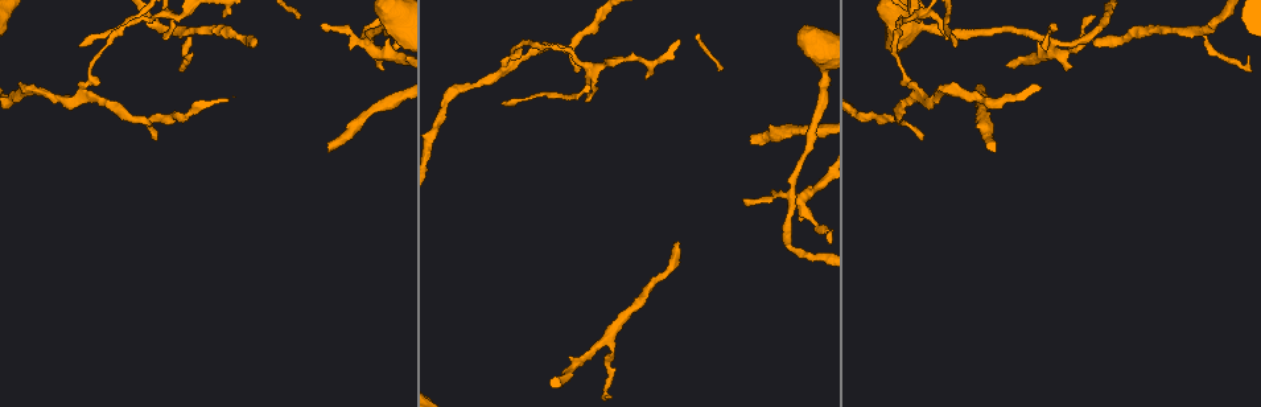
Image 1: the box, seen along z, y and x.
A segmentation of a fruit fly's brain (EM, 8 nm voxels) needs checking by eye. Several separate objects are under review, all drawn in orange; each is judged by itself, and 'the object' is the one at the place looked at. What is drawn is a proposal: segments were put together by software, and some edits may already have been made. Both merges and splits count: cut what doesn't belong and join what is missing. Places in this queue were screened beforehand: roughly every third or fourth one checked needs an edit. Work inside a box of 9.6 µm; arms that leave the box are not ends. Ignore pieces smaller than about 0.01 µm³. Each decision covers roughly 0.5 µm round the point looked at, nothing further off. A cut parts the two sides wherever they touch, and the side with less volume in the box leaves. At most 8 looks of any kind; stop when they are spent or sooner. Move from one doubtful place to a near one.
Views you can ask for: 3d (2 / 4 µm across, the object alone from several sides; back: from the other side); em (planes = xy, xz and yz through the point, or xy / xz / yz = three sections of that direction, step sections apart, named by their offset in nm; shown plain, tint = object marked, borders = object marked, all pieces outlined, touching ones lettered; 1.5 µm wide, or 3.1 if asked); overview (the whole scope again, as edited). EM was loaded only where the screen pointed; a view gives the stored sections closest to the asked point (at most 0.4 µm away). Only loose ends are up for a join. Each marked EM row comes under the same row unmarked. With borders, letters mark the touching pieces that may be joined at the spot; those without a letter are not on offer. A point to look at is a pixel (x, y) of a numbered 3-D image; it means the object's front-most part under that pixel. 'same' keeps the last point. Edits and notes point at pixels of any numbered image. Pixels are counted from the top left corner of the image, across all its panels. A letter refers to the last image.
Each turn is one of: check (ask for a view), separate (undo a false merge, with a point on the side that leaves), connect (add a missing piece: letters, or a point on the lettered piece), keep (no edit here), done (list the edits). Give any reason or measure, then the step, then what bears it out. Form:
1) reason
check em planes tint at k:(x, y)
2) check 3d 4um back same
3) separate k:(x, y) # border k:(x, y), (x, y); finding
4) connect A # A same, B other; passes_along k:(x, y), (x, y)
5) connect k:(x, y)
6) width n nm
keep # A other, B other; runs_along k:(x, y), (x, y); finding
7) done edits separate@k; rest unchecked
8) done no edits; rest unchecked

check 3d 2um at 1:(85, 90)

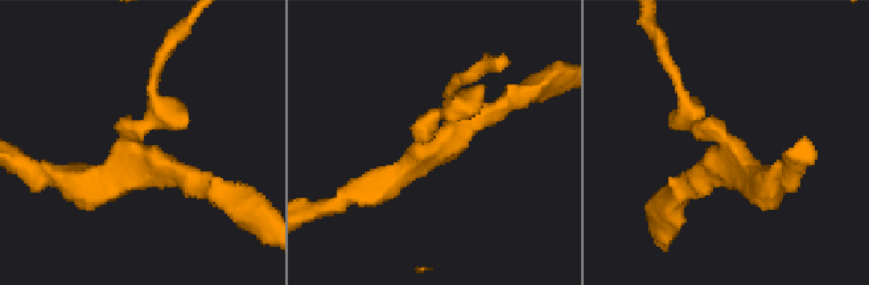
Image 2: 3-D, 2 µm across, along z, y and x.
arms 3; need the tissue
check em xz step 8 tint at 2:(730, 147)

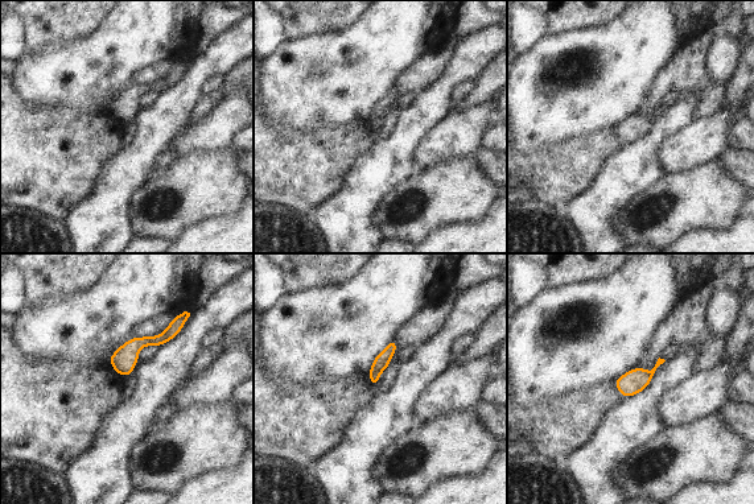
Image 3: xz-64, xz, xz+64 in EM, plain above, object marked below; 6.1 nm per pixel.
cut it another way
check em planes borders same

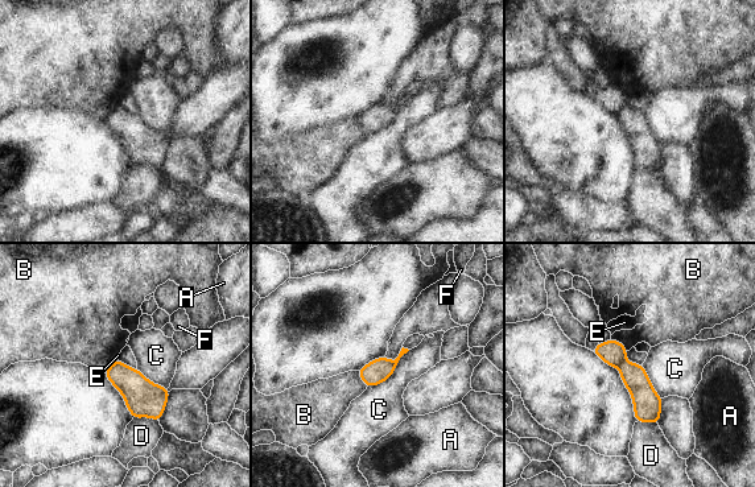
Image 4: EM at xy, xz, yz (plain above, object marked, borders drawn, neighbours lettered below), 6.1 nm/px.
separate 4:(613, 353) # A other, B other, C other, D other, E other, F other; border 4:(624, 360), (618, 367); two neurons meet here

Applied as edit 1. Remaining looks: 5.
tapers out
check 3d 2um back at 1:(156, 138)

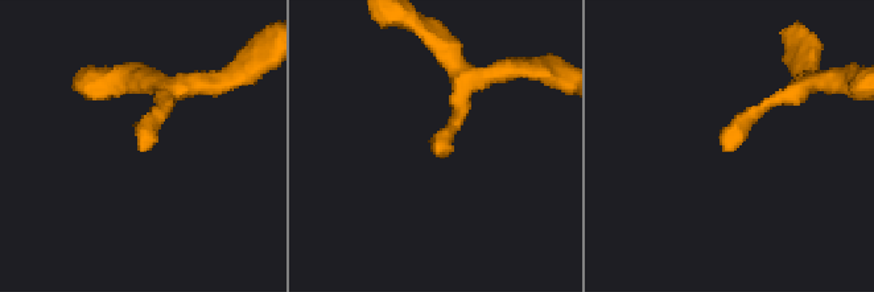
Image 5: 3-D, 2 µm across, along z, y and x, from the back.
shape alone is not enough
check em planes borders at 5:(143, 150)

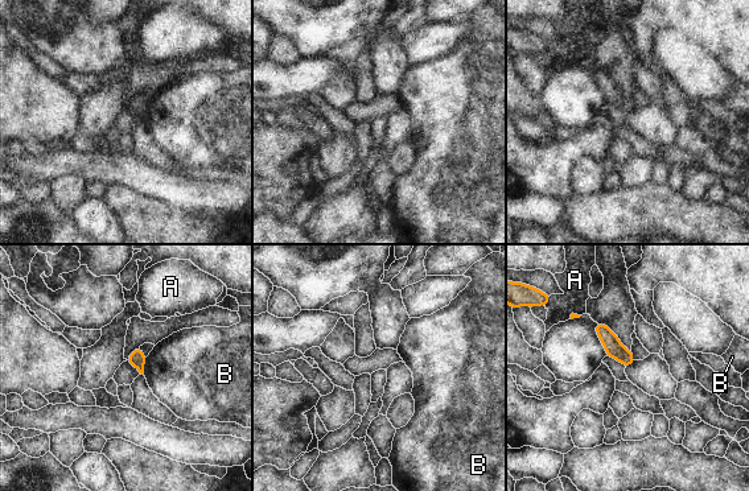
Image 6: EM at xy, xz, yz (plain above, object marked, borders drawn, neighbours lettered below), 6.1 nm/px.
longest_contact B 120 nm
keep # A other, B other; border 6:(147, 357), (142, 374); none of them fits

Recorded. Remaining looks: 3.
sharp bend
check 3d 2um at 1:(1051, 44)

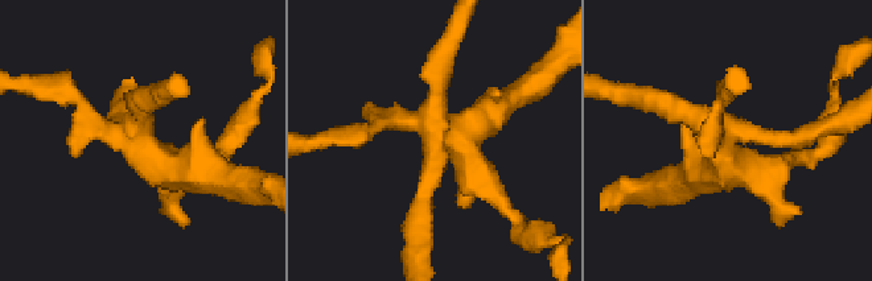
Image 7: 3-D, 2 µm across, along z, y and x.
need the tissue
check em planes tint at 7:(724, 135)

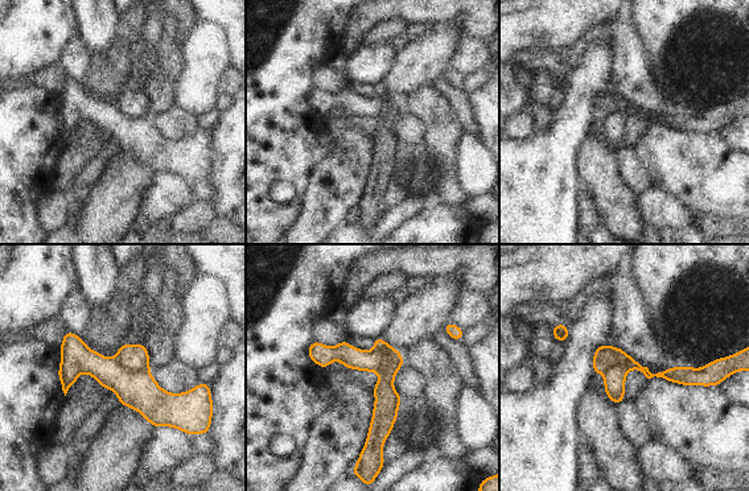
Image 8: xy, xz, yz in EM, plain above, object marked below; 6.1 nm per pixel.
check em planes borders same

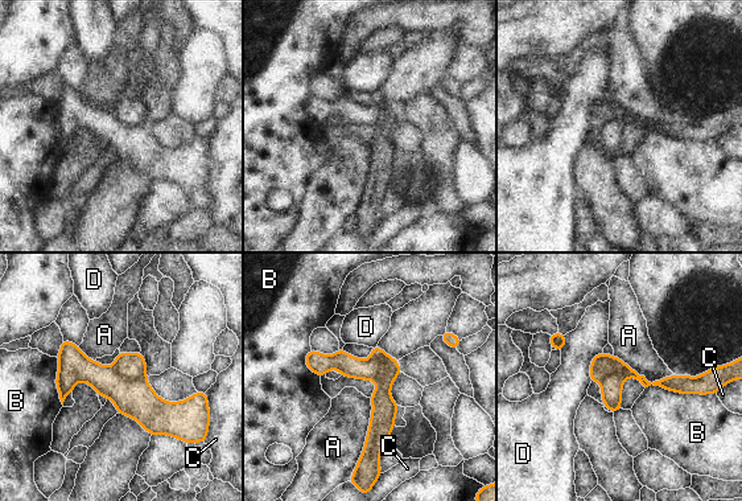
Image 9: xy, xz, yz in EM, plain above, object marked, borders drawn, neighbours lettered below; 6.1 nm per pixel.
width 200 nm
separate 9:(136, 399) # A other, B other, C other, D other; border 9:(111, 366), (126, 380), (145, 381); two neurons meet here

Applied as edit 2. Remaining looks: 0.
done edits separate@4, separate@9; rest unchecked

